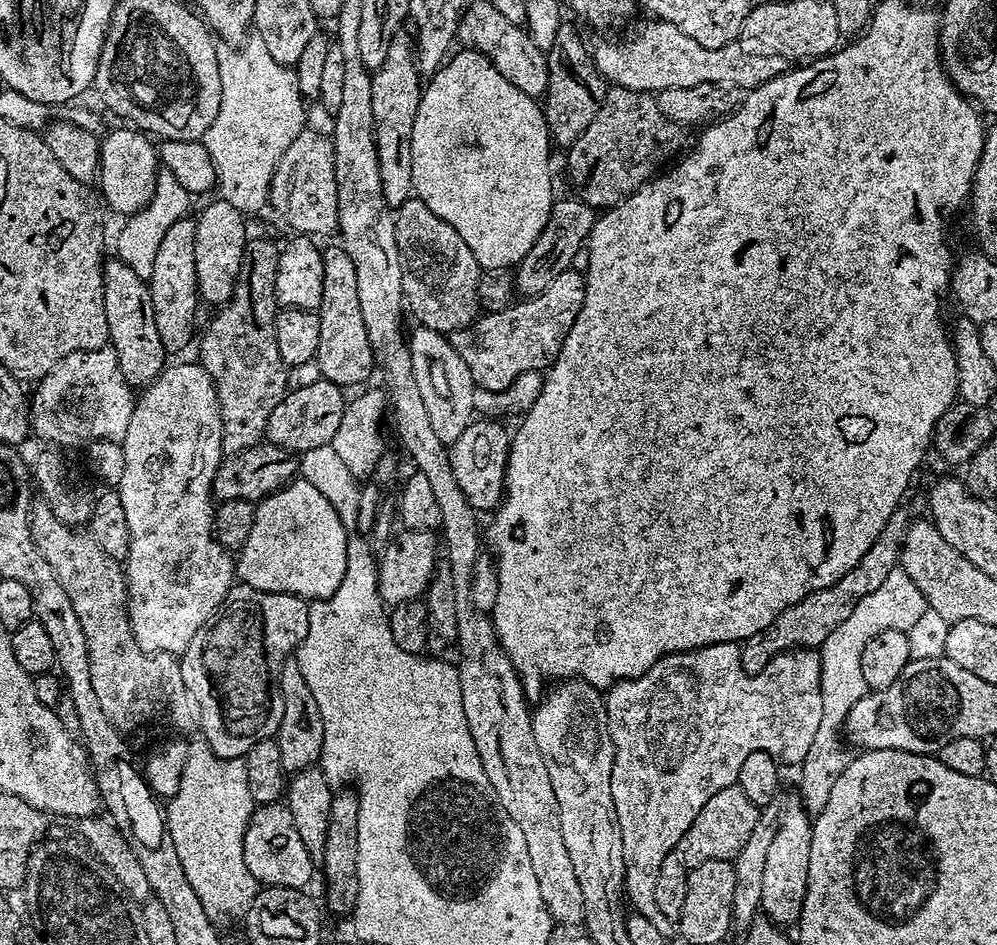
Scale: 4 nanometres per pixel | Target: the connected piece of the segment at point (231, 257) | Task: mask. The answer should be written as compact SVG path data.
M213 199L213 204L208 204L200 212L200 217L195 217L194 223L197 226L197 238L194 242L194 258L197 266L197 286L199 288L199 299L206 305L216 304L223 306L228 303L238 278L238 270L242 266L244 248L249 242L248 224L245 213L240 212L230 202L222 199Z

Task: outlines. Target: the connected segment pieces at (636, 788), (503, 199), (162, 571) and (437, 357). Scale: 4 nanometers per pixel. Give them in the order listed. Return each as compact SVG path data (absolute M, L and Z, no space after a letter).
M735 643L731 644L711 644L705 648L694 648L690 652L682 652L665 656L659 660L653 668L646 670L640 676L635 676L632 680L620 680L619 683L612 685L607 689L606 699L604 702L608 711L608 722L612 734L612 745L616 753L614 754L614 770L610 774L610 794L614 798L614 810L618 814L618 826L622 830L622 858L628 856L628 864L640 864L640 868L644 868L644 864L648 864L648 868L652 868L652 864L656 864L656 868L662 870L662 862L666 858L666 854L677 851L680 847L680 840L686 834L686 830L690 830L690 826L694 822L694 818L698 818L698 814L702 810L702 806L706 806L706 802L710 802L710 798L714 798L714 794L718 794L718 790L723 788L731 788L739 781L740 771L742 770L742 762L746 762L746 756L751 752L769 752L772 756L779 758L785 765L796 764L803 765L806 754L810 754L810 746L814 742L814 734L818 734L818 726L822 722L822 686L820 685L820 653L811 648L797 648L790 652L780 652L769 662L765 668L753 671L751 674L749 669L745 667L740 659L740 648Z
M460 50L457 56L451 56L447 57L446 62L441 63L431 79L427 81L420 98L418 114L414 118L412 187L419 200L426 202L426 206L430 206L430 210L434 210L434 214L438 214L438 218L450 222L450 226L454 226L454 230L458 230L458 234L462 234L462 242L466 242L466 246L470 246L481 269L508 270L519 264L522 258L526 258L530 246L534 246L534 242L538 242L538 234L542 234L542 226L546 226L546 218L554 203L552 172L548 169L548 148L550 149L548 124L544 121L543 107L533 97L518 90L518 86L506 82L506 78L502 78L502 74L498 74L498 70L487 56L471 50Z
M169 363L159 377L146 388L144 397L135 401L130 422L124 428L122 447L125 456L125 473L118 485L122 498L122 506L126 509L126 526L130 526L130 550L128 559L123 561L124 578L128 581L128 617L134 638L141 650L149 654L182 654L190 646L196 636L201 635L202 629L224 607L224 600L234 586L237 579L234 556L216 539L214 531L214 493L212 483L216 472L220 468L220 461L225 459L226 453L222 446L222 422L220 421L220 407L216 401L216 391L212 379L199 363L173 364Z
M416 327L407 337L414 378L418 378L418 390L426 406L426 415L430 417L430 426L434 426L434 434L438 434L445 446L451 446L474 419L472 411L476 408L478 385L470 374L470 366L466 366L462 354L445 333Z

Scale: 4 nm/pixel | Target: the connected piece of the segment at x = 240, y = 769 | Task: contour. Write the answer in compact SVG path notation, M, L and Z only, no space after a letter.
M203 742L189 747L186 766L183 770L182 782L175 796L166 804L168 836L172 839L174 850L178 850L178 858L182 861L182 870L186 870L186 878L190 886L194 886L194 894L198 894L205 912L211 918L218 916L243 917L258 891L258 881L247 868L244 857L244 835L252 820L254 805L250 798L250 786L246 786L246 770L243 759L227 760L214 750L210 750Z

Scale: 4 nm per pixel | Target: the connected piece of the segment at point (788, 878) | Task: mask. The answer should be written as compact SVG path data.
M800 804L783 805L774 843L766 854L766 871L762 877L762 902L760 907L773 924L795 925L802 914L806 886L810 878L810 848L814 820Z

